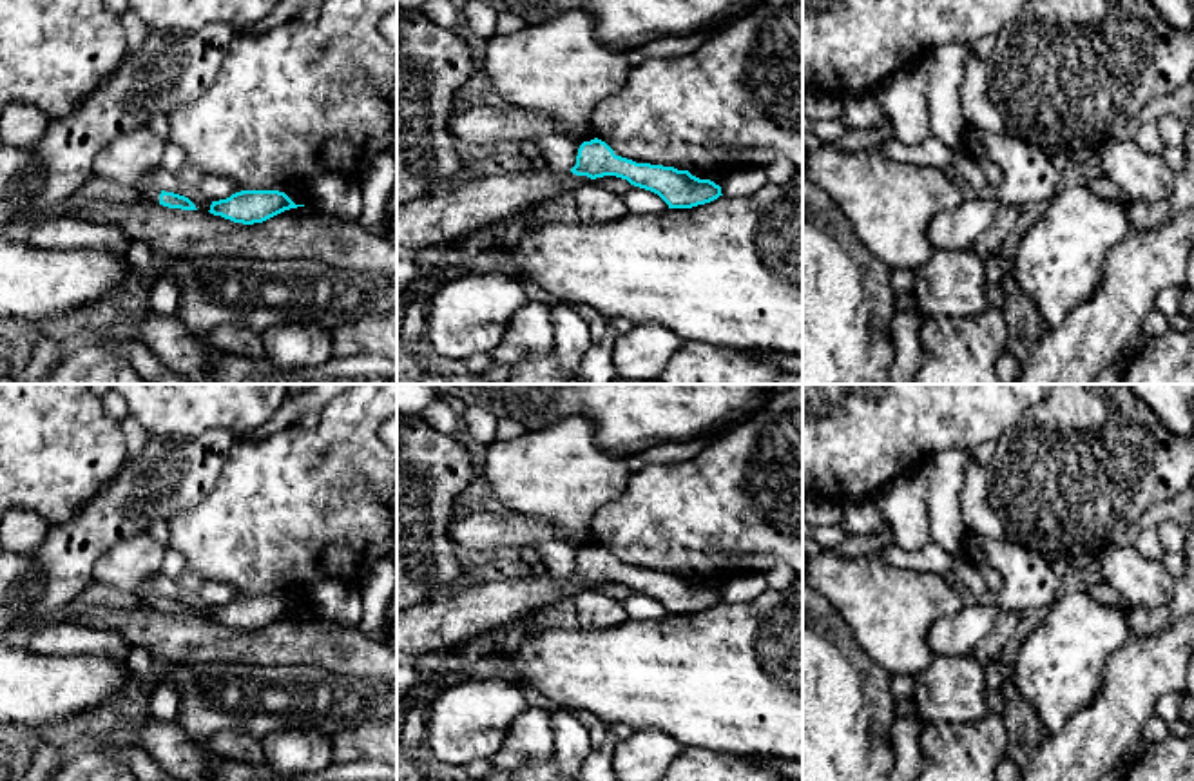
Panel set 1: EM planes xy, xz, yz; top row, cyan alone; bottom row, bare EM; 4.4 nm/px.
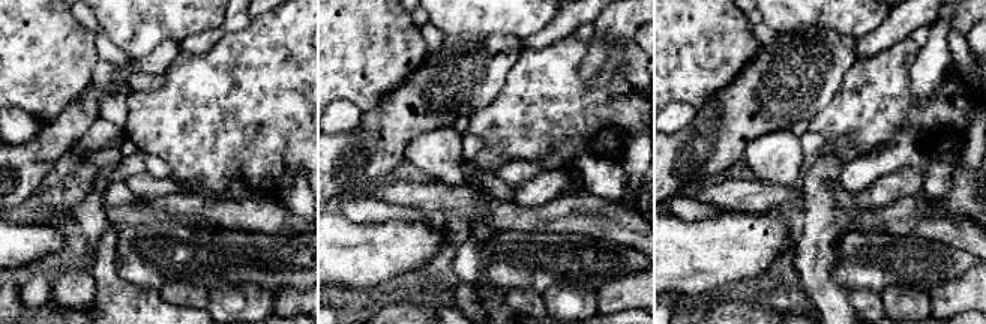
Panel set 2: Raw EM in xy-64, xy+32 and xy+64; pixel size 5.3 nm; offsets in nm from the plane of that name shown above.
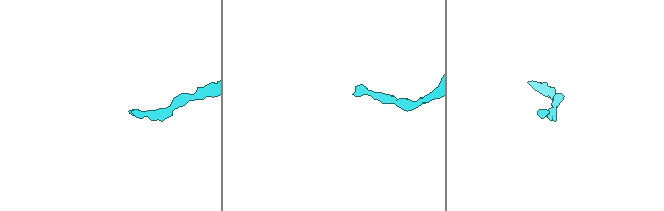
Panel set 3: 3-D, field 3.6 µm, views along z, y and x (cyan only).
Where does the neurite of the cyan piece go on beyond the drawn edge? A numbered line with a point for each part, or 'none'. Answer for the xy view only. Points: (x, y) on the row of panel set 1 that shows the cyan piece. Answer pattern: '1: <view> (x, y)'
1: xy (127, 160)

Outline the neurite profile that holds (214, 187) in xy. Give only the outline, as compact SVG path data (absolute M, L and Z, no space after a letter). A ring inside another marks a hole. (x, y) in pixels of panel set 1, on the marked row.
M205 176L199 183L199 190L203 196L207 196L212 201L219 201L219 199L226 199L236 192L241 192L243 187L232 183L226 178L219 178L219 176Z

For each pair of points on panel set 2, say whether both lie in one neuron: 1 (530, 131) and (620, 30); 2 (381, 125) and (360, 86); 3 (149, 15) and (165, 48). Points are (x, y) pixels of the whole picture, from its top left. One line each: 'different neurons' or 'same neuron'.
1: same neuron
2: different neurons
3: different neurons

